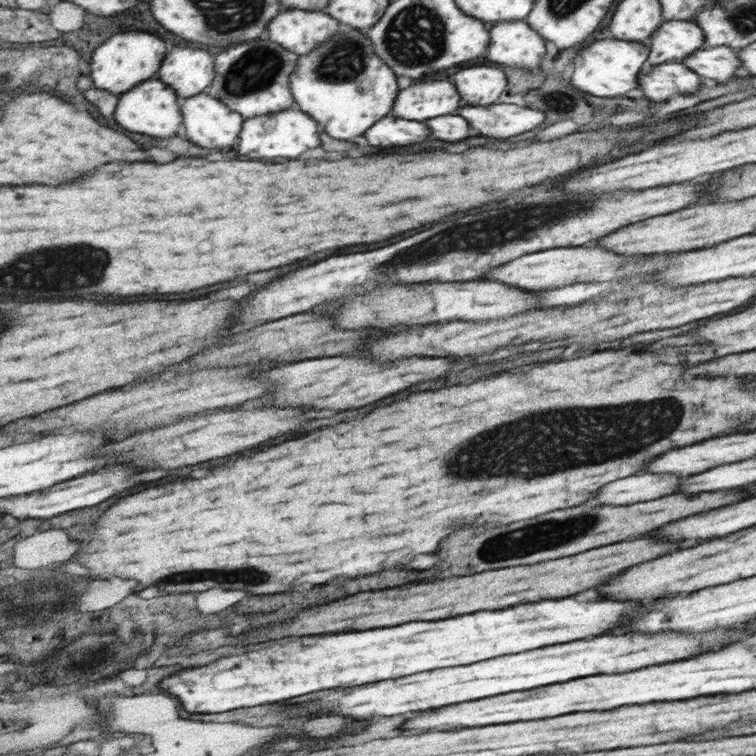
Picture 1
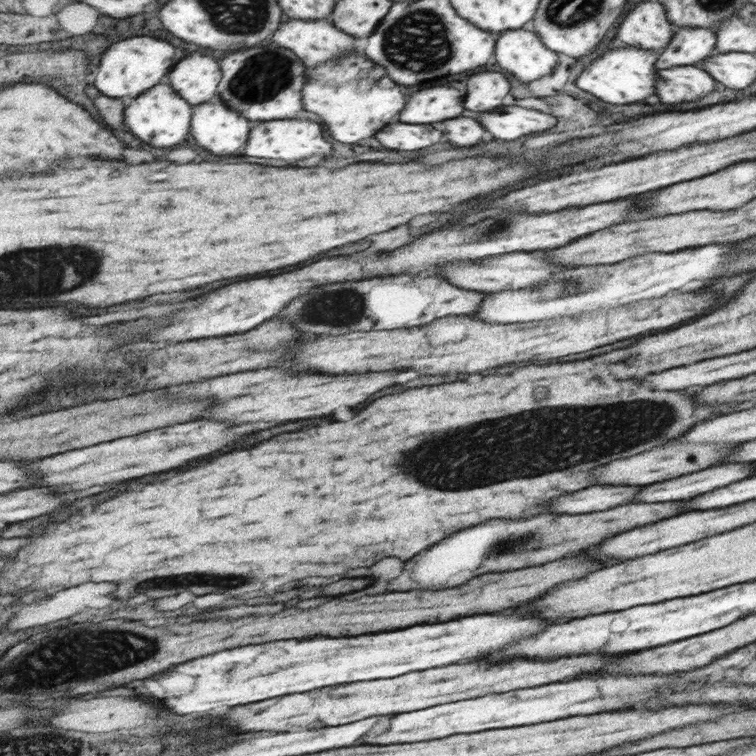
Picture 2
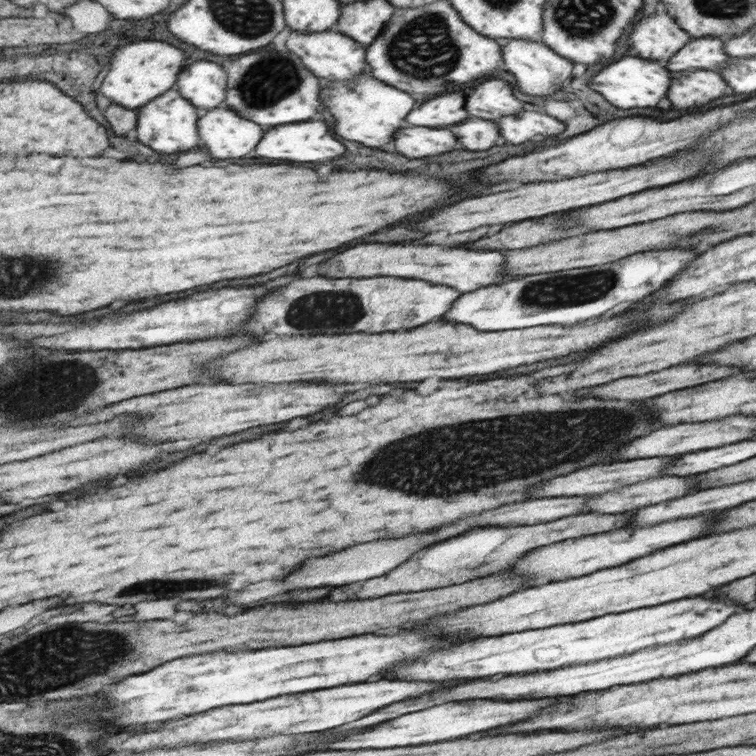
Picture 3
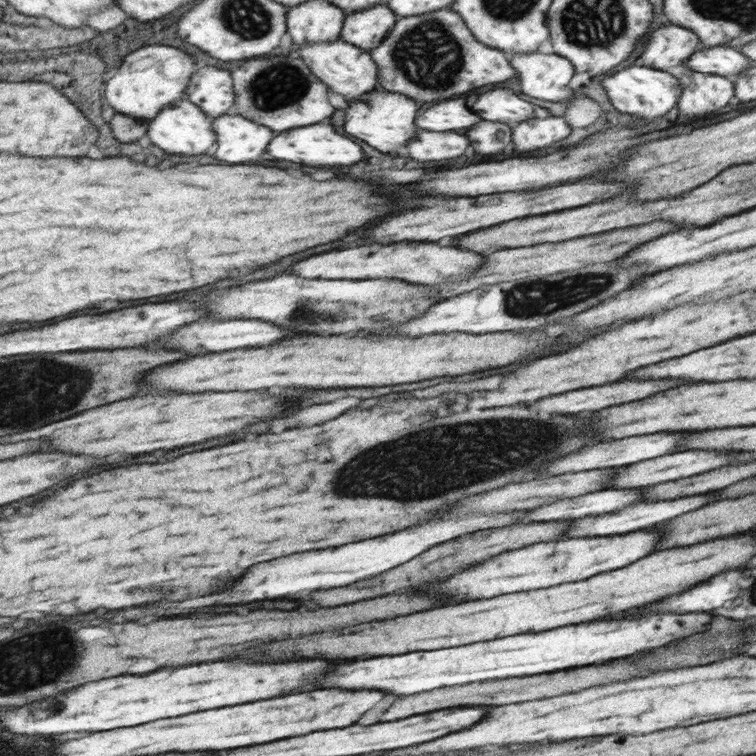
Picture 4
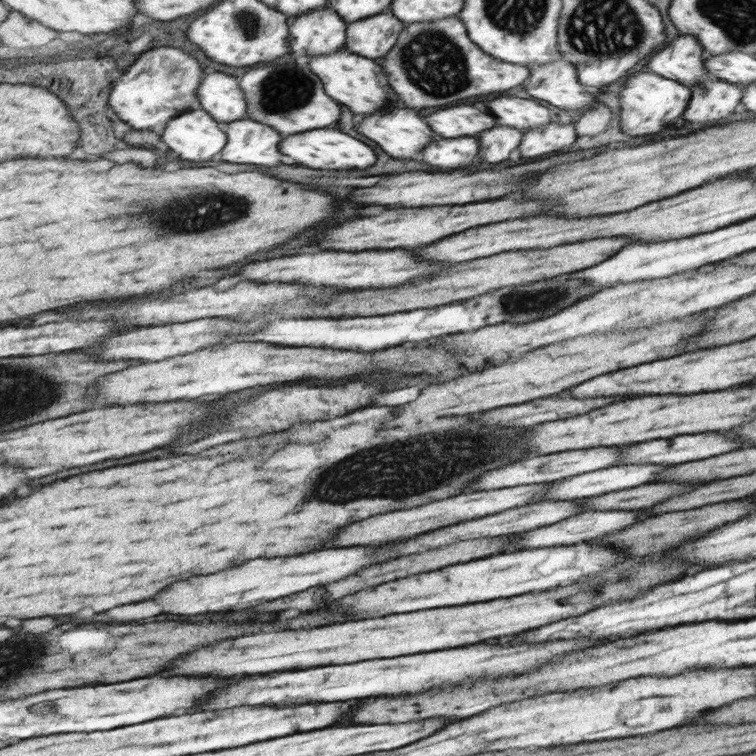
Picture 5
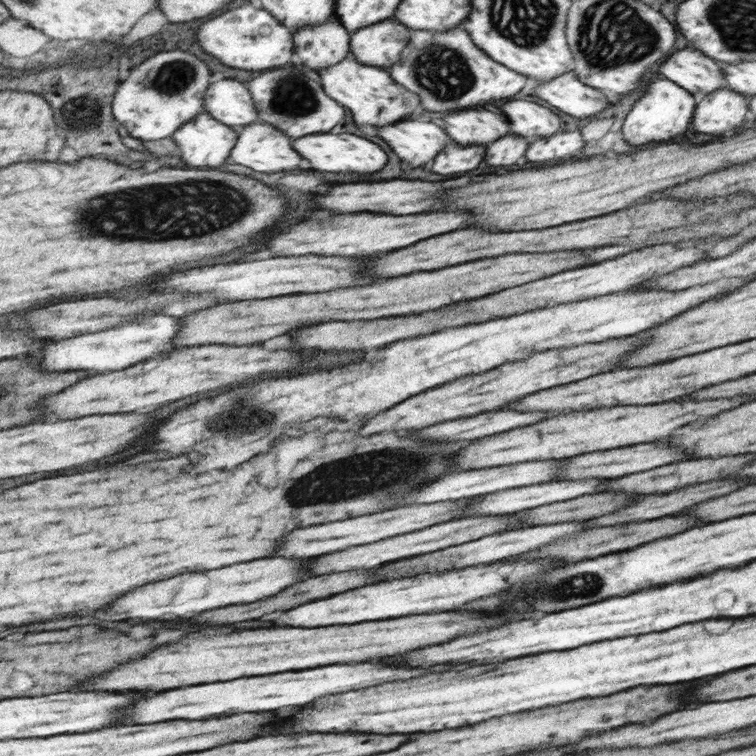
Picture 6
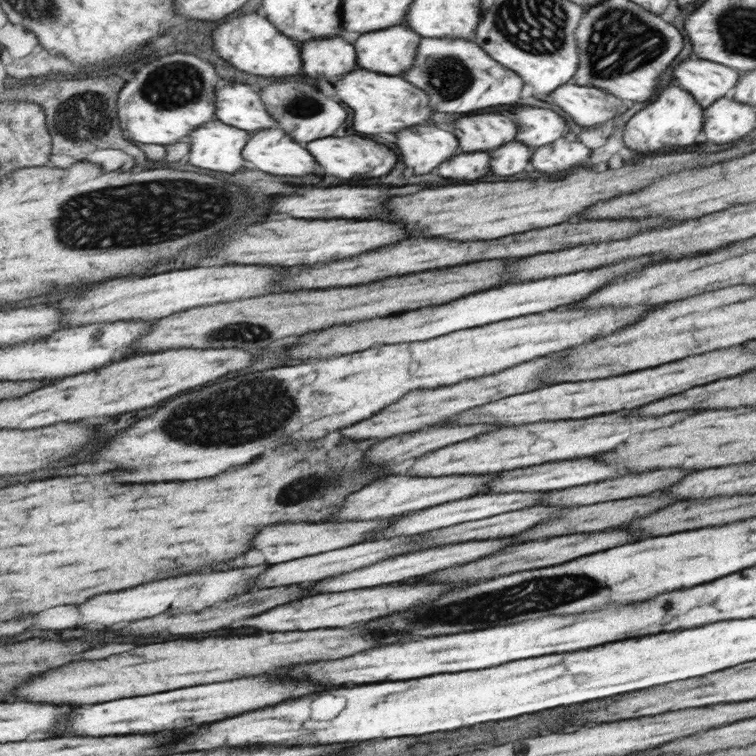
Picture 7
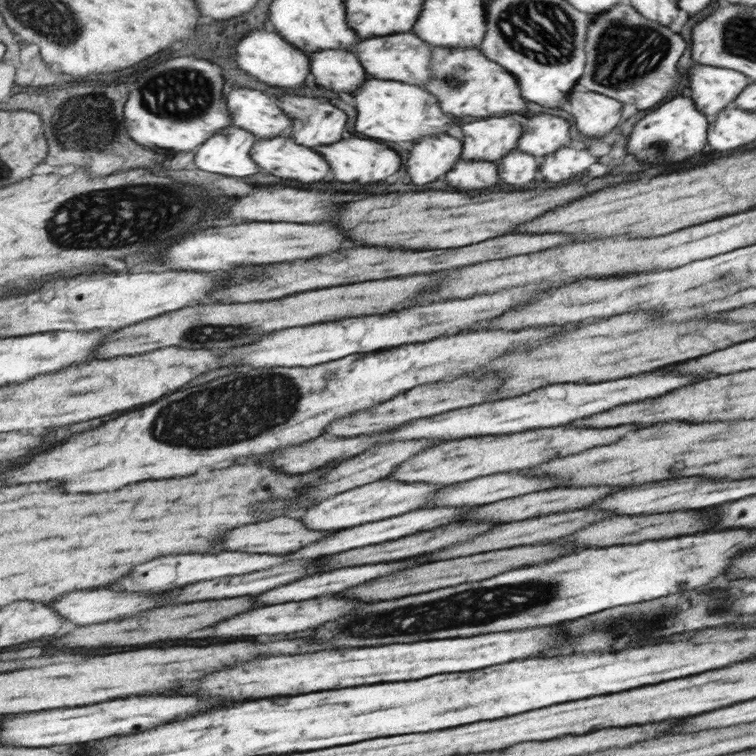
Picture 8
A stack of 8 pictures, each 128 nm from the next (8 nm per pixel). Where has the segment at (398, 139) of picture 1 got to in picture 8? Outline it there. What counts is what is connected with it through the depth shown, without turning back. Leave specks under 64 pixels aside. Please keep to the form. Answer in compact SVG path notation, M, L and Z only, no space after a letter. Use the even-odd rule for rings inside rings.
M458 160L458 168L454 168L446 180L458 190L482 190L498 184L498 170L492 162Z

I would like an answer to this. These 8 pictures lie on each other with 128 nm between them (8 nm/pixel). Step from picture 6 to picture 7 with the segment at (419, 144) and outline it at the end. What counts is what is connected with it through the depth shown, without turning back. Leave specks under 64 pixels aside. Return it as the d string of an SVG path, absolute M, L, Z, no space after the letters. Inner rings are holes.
M436 126L405 130L398 132L398 148L404 156L402 160L414 170L416 176L432 172L458 150L458 138L452 132L440 130Z

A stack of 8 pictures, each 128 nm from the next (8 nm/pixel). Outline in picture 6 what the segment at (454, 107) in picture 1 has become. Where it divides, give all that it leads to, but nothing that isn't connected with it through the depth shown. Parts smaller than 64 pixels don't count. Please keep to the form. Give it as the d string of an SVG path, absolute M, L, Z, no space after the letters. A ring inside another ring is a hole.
M488 110L454 112L434 122L442 124L458 144L492 144L508 134L508 120Z

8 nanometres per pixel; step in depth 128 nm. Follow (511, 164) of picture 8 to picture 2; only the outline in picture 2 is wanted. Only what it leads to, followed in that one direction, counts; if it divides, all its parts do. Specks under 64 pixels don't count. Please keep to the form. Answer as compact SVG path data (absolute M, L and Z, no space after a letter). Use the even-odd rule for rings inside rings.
M454 118L444 120L436 124L442 132L446 132L446 142L452 142L456 146L474 146L480 140L484 140L486 130L474 120L474 118Z

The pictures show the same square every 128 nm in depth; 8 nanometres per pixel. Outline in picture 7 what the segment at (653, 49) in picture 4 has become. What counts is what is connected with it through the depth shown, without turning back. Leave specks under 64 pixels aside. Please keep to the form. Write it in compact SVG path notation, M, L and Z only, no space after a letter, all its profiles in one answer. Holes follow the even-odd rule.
M690 54L684 56L682 64L674 68L678 84L692 92L702 108L708 108L718 99L734 93L741 75L741 71Z

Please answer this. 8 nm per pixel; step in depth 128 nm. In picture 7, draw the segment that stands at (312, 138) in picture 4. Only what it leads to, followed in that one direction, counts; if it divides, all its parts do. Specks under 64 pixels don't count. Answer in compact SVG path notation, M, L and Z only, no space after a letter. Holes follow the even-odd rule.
M344 136L344 138L322 138L316 140L312 144L306 144L306 148L310 148L310 152L314 152L314 158L318 160L318 164L332 176L338 178L354 178L354 176L366 176L366 178L378 178L378 176L386 176L394 166L396 166L396 154L378 144L372 142L368 138L360 138L360 136Z

